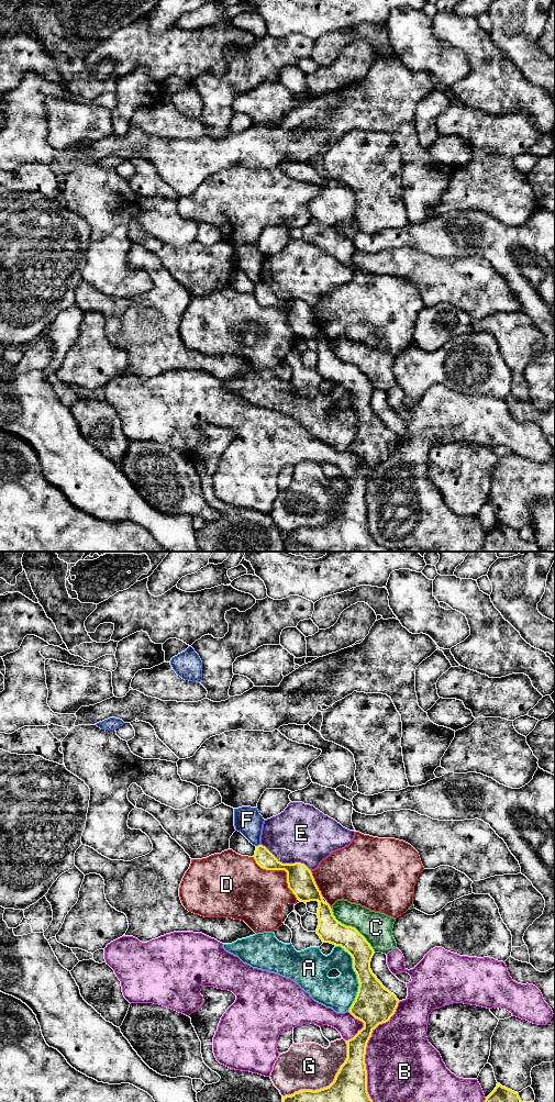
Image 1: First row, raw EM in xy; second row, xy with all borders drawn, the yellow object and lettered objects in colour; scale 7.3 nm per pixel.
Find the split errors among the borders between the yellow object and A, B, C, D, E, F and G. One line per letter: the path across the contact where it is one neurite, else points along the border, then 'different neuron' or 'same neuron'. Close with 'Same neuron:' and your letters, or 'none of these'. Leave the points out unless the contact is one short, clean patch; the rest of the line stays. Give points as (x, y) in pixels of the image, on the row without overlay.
A: different neuron
B: different neuron
C: different neuron
D: different neuron
E: different neuron
F: along xy (259, 281), (256, 284) | different neuron
G: different neuron
Same neuron: none of these

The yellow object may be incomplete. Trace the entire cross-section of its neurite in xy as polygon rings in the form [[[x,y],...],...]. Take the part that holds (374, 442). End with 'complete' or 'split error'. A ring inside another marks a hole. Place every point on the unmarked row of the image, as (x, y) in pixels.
[[[256,283],[254,297],[256,301],[266,308],[285,308],[287,310],[288,325],[301,339],[318,338],[318,356],[319,363],[317,371],[323,380],[330,380],[341,383],[353,396],[353,407],[358,416],[358,430],[349,445],[348,449],[357,457],[364,460],[364,465],[351,477],[345,478],[347,481],[347,496],[341,503],[335,513],[334,519],[326,525],[320,527],[300,527],[291,533],[282,534],[285,545],[293,543],[308,544],[315,552],[429,552],[421,547],[408,547],[400,549],[389,549],[379,546],[370,536],[367,530],[367,508],[365,501],[366,485],[373,468],[382,460],[386,460],[395,452],[399,437],[397,434],[386,426],[377,416],[370,407],[370,399],[375,391],[370,381],[366,376],[352,364],[346,364],[338,359],[333,353],[329,341],[323,338],[321,329],[319,327],[311,308],[301,300],[282,301],[280,300],[265,283]]]; complete

